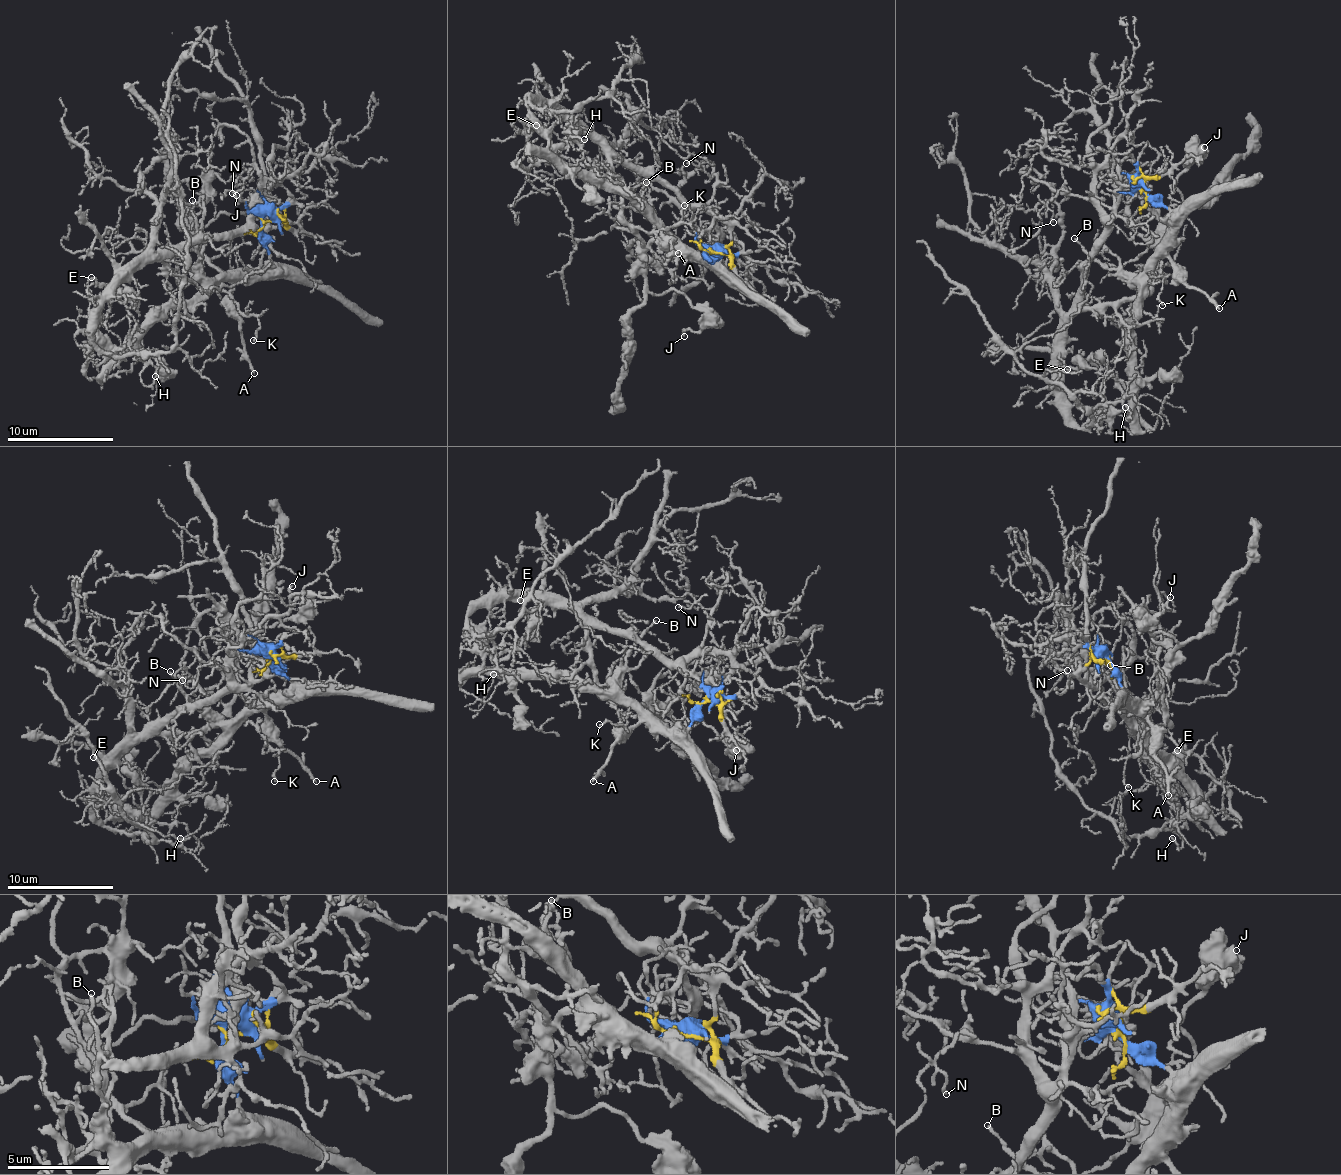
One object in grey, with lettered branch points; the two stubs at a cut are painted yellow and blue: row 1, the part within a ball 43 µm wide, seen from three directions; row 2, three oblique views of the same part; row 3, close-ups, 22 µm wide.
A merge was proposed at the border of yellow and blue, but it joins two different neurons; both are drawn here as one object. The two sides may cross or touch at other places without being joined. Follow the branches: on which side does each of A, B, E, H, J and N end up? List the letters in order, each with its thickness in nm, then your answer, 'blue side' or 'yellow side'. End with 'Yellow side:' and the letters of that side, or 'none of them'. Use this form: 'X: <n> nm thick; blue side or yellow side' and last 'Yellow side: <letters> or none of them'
A: 200 nm thick; blue side
B: 130 nm thick; blue side
E: 190 nm thick; blue side
H: 150 nm thick; yellow side
J: 120 nm thick; blue side
N: 130 nm thick; yellow side
Yellow side: H, N

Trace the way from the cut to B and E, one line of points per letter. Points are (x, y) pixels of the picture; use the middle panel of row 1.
B: (709, 251), (708, 258), (691, 255), (657, 216), (644, 206), (642, 190), (646, 183)
E: (709, 251), (709, 261), (686, 254), (627, 194), (556, 160), (533, 131), (531, 162), (551, 149), (535, 126)

